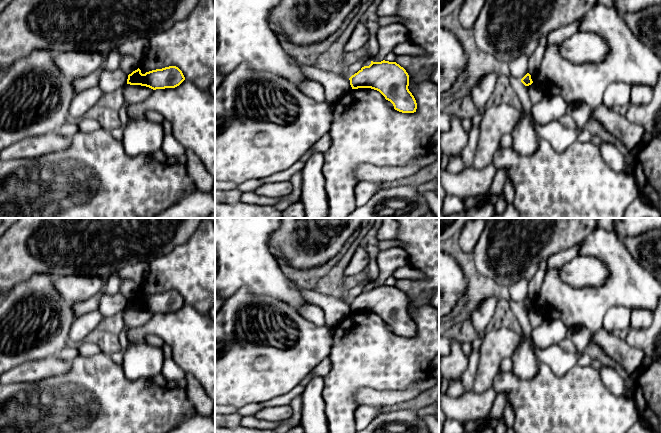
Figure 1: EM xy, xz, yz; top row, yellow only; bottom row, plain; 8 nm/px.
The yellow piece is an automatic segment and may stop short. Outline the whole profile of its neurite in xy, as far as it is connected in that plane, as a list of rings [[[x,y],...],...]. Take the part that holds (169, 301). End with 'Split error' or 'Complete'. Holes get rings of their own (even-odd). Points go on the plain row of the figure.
[[[169,290],[162,293],[156,293],[145,298],[138,292],[128,299],[127,308],[141,309],[153,314],[175,312],[179,310],[185,301],[182,295],[176,290]]]. Complete

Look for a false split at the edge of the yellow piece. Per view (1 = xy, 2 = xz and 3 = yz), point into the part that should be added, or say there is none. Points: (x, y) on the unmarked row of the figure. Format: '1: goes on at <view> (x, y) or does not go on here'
1: does not go on here
2: does not go on here
3: does not go on here

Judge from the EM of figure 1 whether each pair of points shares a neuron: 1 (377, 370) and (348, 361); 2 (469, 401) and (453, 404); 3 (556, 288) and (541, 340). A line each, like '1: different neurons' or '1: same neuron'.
1: same neuron
2: same neuron
3: different neurons

